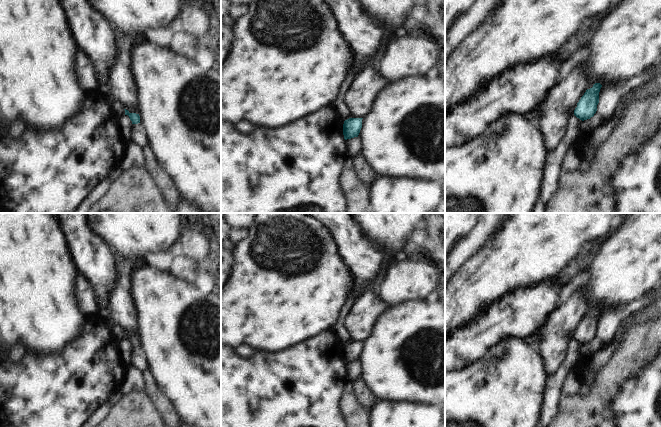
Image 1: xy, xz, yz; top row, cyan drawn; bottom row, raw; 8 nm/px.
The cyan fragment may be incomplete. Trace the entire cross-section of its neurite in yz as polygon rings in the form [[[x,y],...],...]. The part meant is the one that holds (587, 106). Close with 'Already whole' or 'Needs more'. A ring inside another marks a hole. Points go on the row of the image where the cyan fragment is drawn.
[[[595,83],[592,88],[586,90],[574,110],[574,115],[577,118],[584,121],[594,116],[599,103],[599,92],[601,87],[602,85],[600,83]]]. Already whole

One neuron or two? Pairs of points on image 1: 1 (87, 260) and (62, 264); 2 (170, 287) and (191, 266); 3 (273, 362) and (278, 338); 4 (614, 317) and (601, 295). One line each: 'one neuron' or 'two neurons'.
1: two neurons
2: two neurons
3: two neurons
4: two neurons

